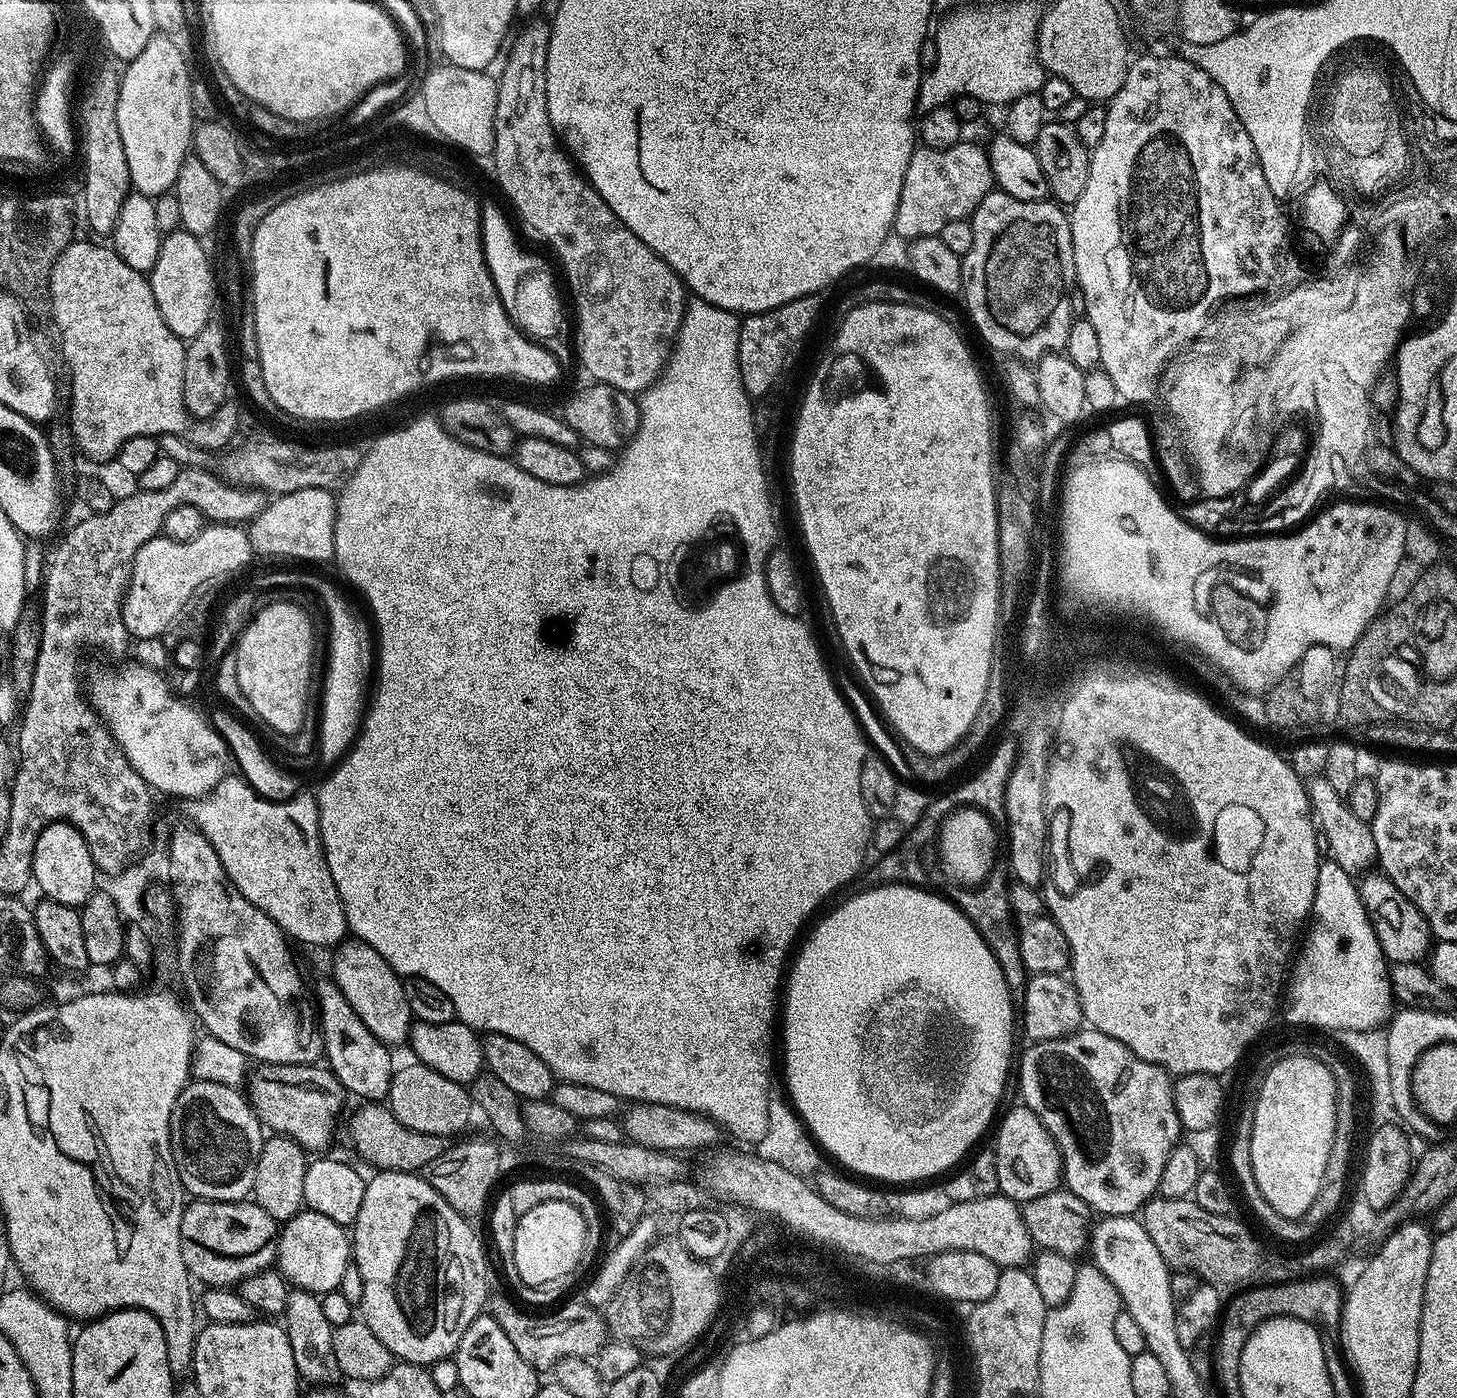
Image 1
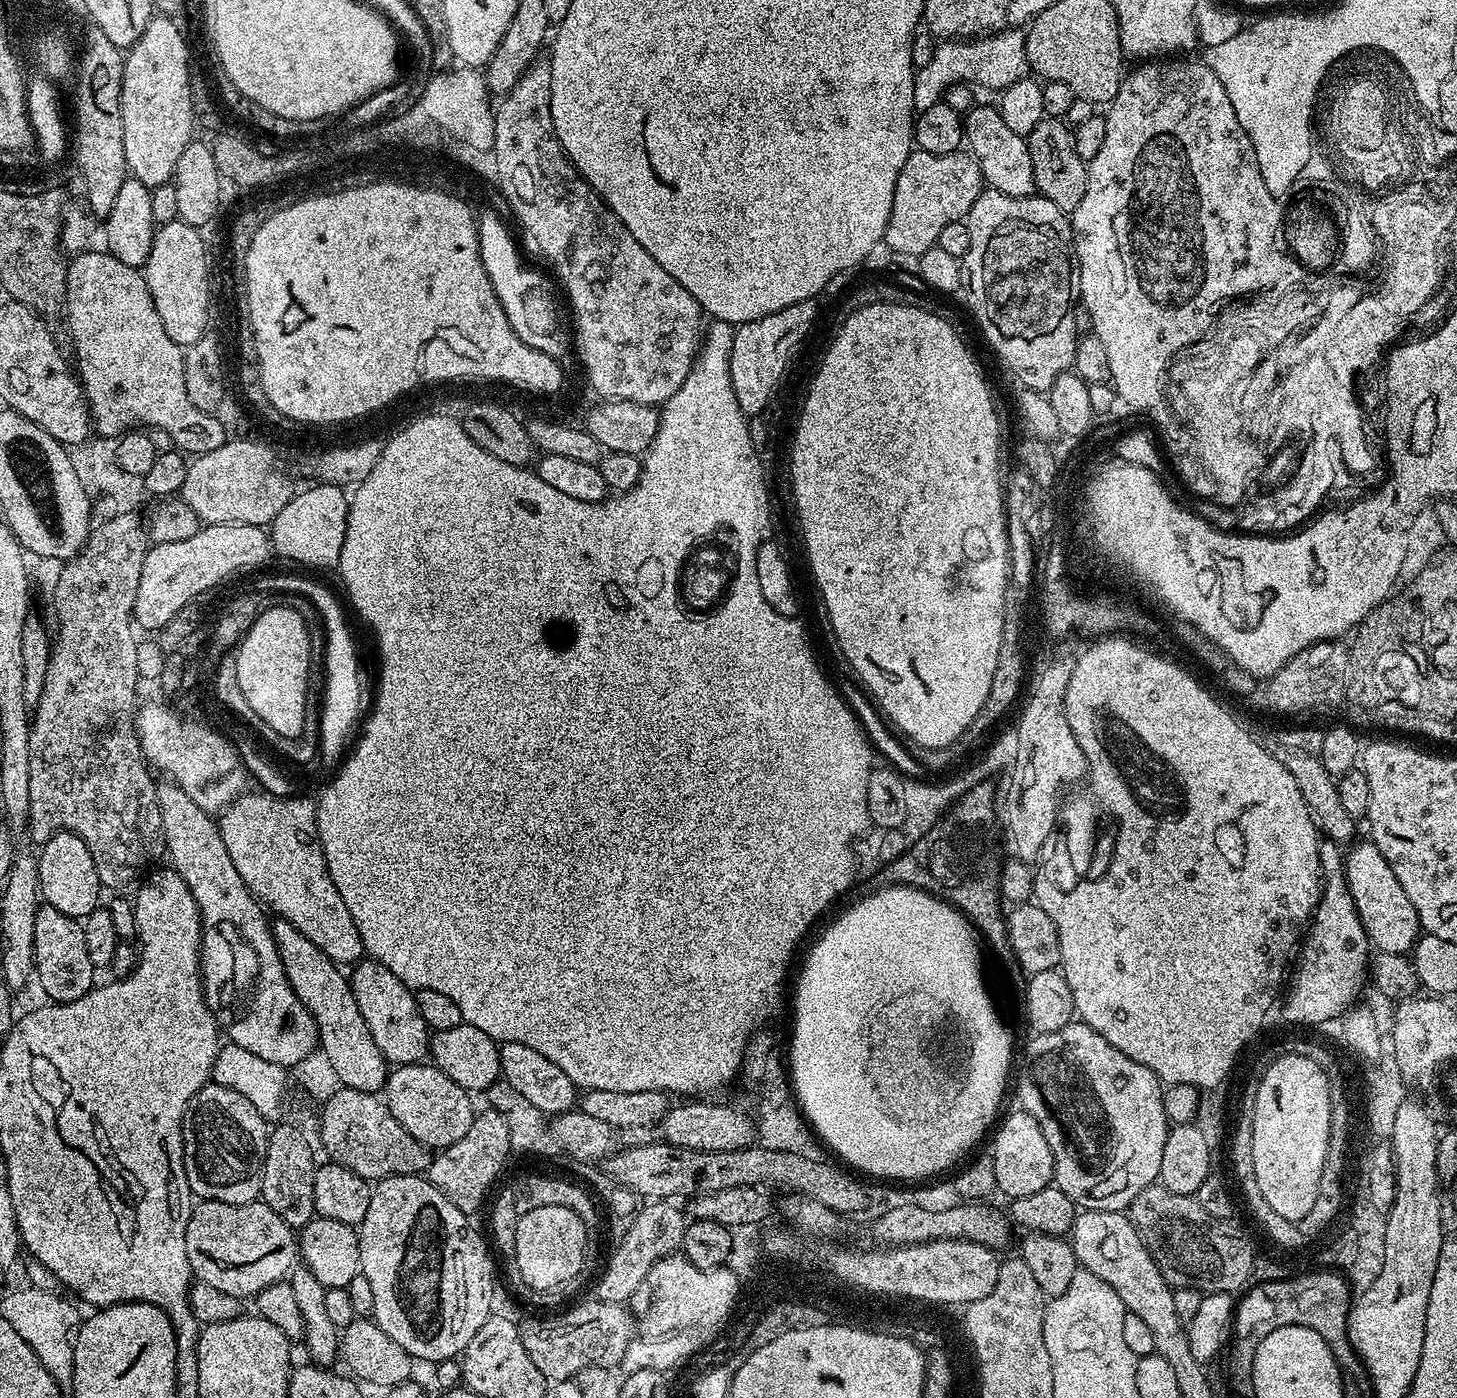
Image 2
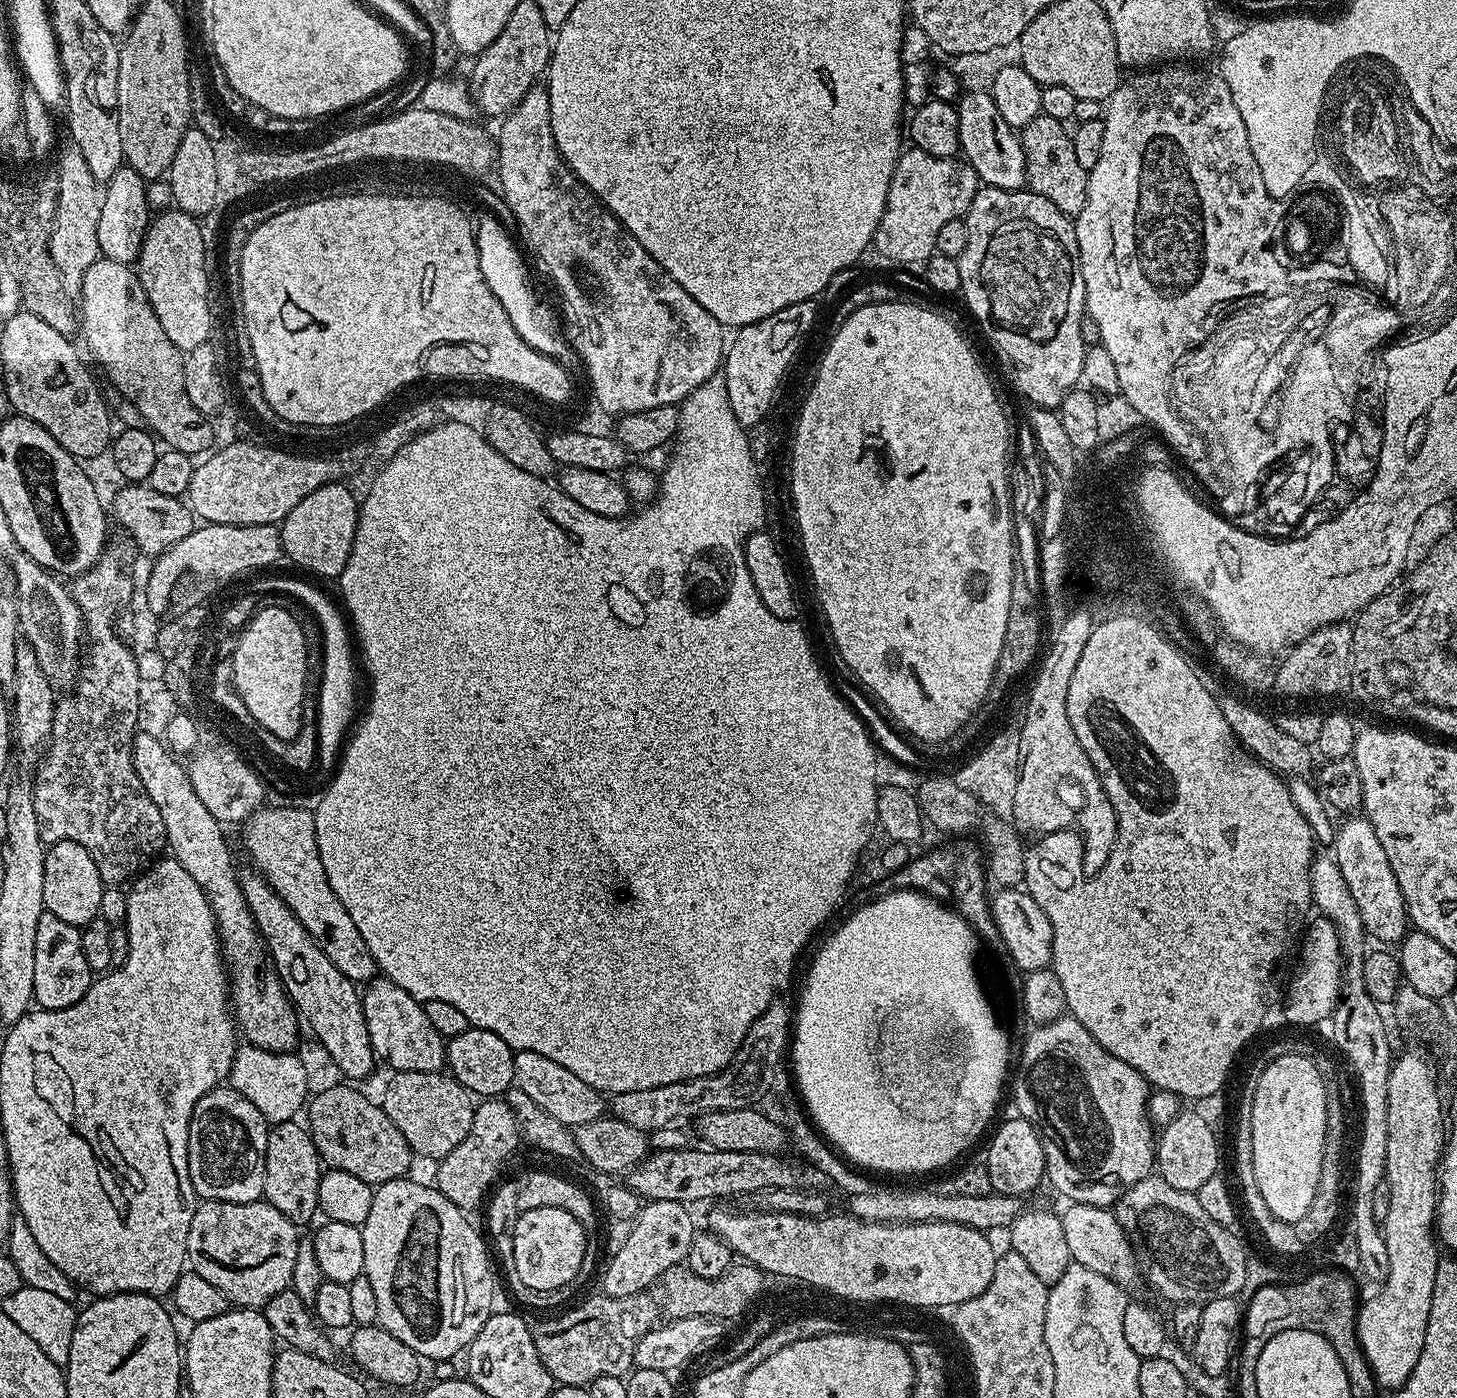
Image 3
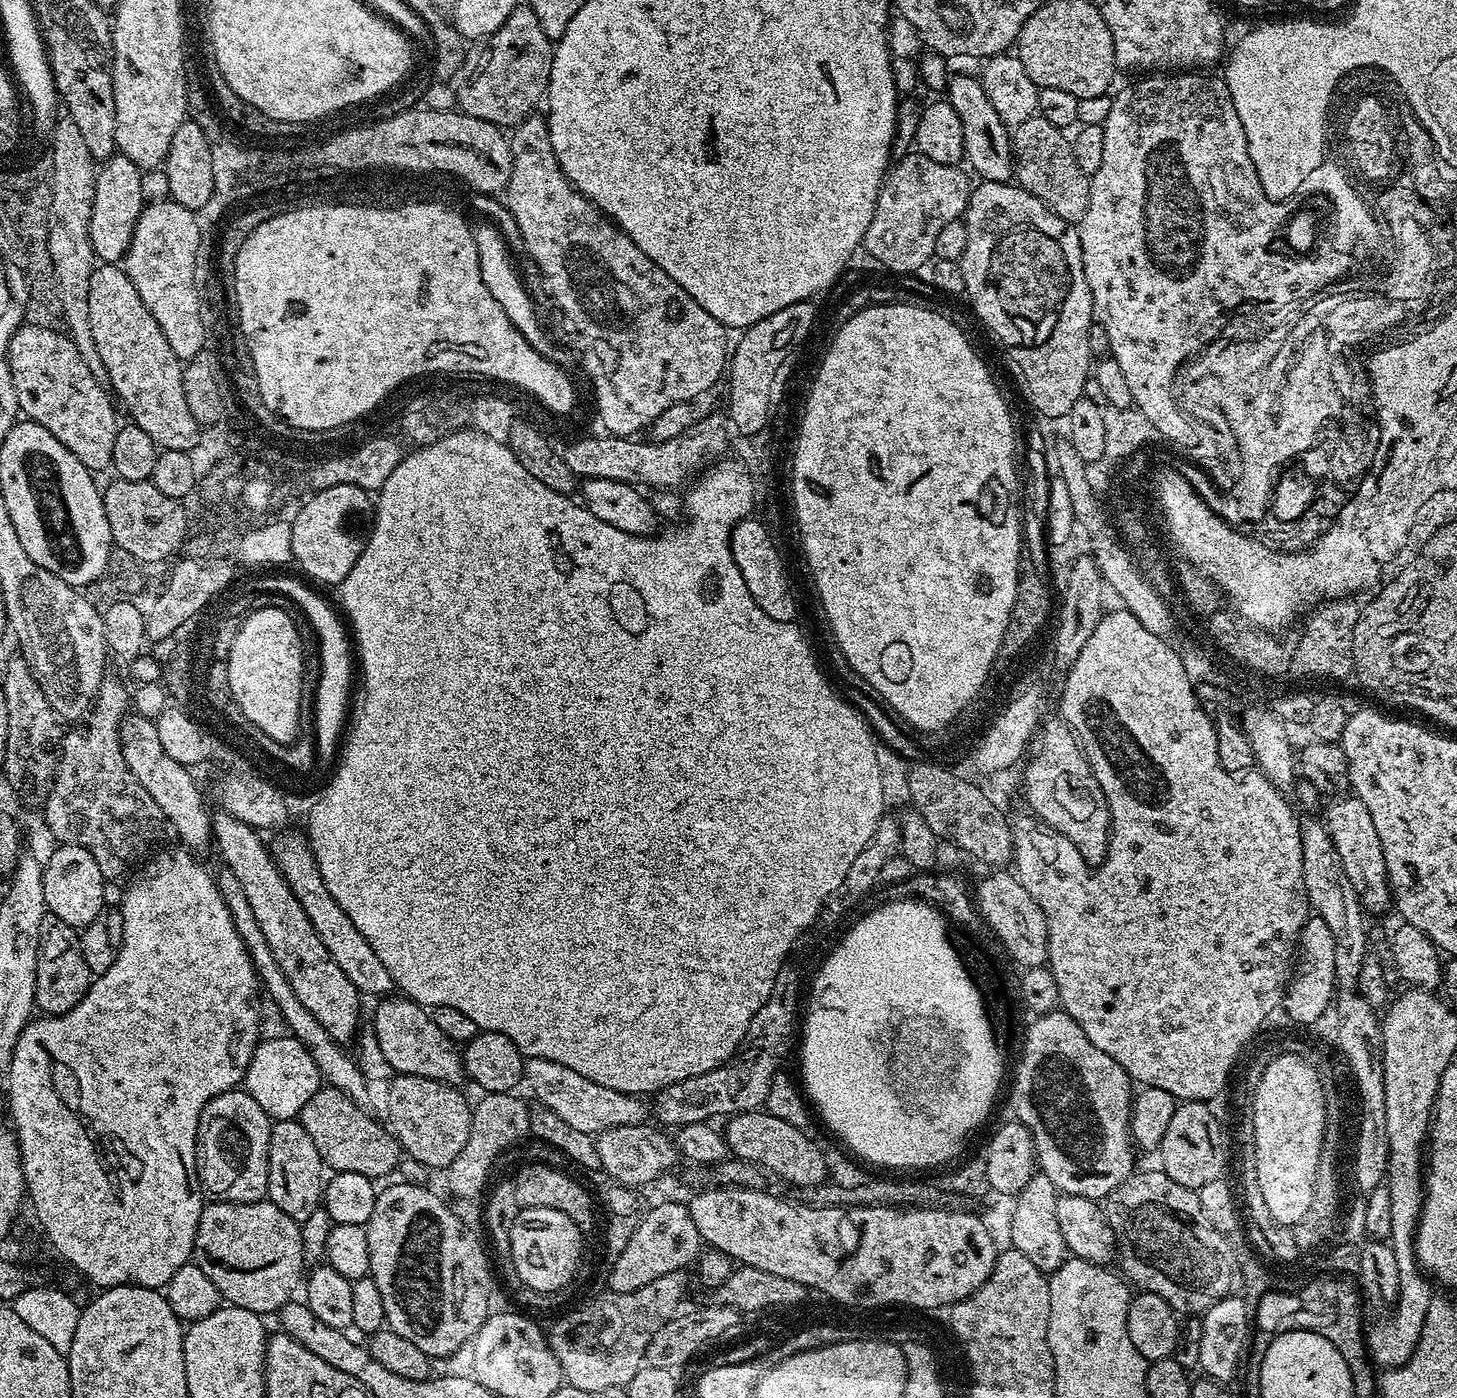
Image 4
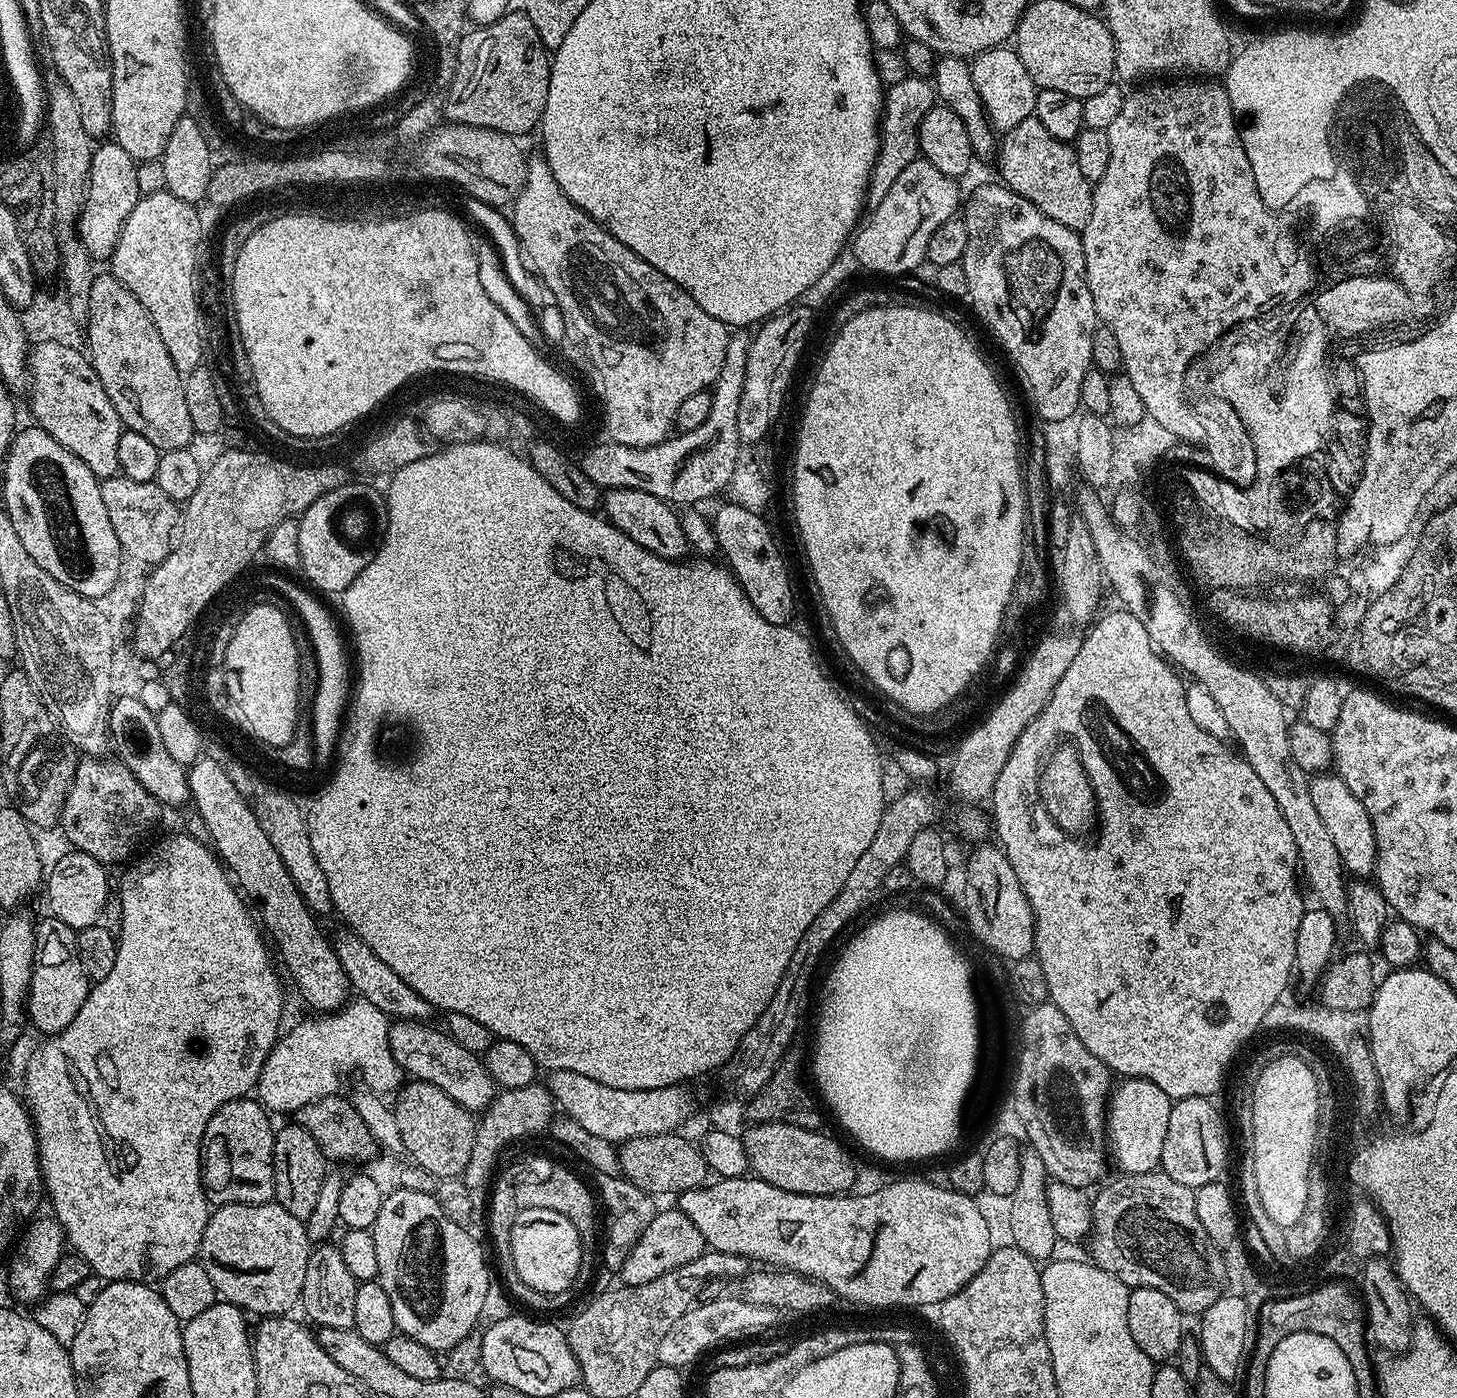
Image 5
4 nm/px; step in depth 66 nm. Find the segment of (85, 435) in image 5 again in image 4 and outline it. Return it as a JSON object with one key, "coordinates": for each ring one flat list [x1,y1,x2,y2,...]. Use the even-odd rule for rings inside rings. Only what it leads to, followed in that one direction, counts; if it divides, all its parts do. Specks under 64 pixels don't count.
{"coordinates":[[25,323,16,329,12,341,8,343,8,365,14,382,14,394,18,394,18,406,27,419,37,420,66,450,78,458,90,470,107,469,114,454,114,434,118,427,116,408,112,405,113,397,98,386,79,354,77,347,67,334,55,332,52,328,43,328,40,324]]}

